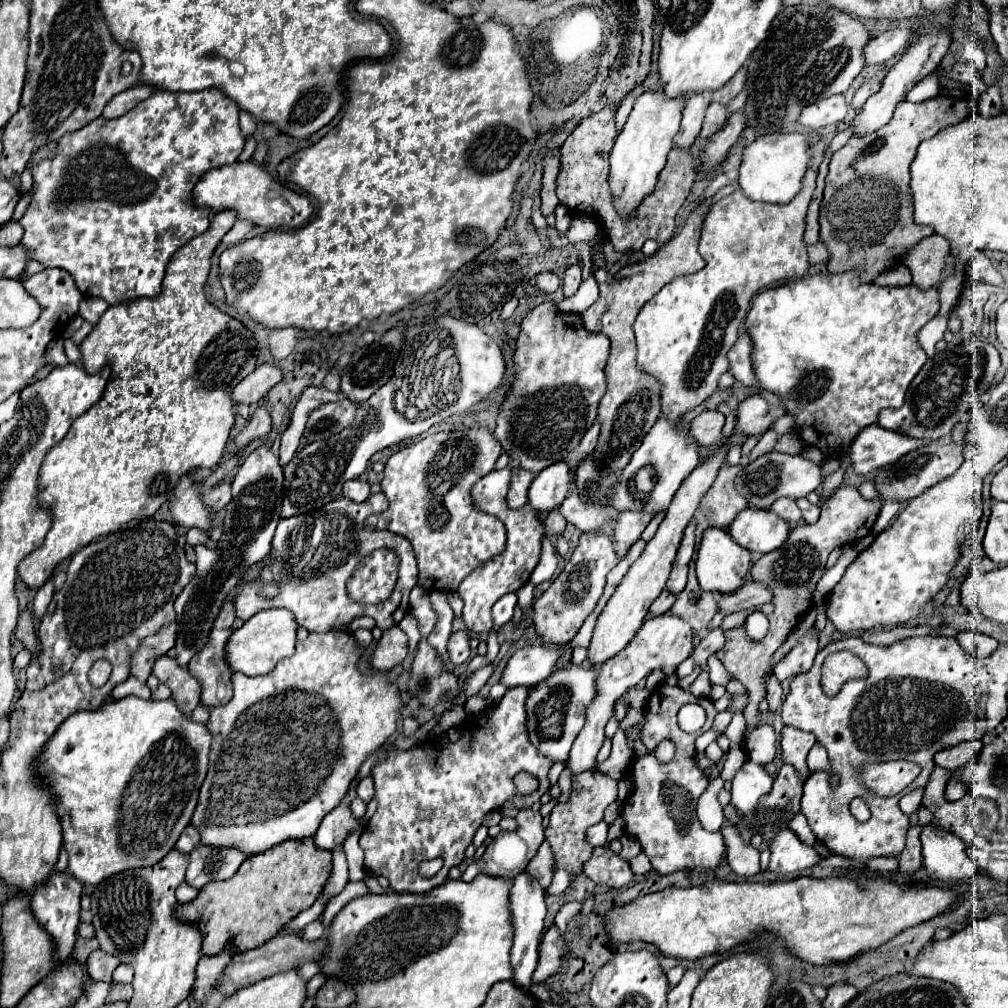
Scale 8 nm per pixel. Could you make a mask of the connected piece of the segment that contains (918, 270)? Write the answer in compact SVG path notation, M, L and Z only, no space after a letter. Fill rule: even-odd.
M930 235L922 239L904 259L902 263L912 273L912 283L922 289L930 289L942 281L942 271L946 267L946 259L950 257L950 241L942 235Z

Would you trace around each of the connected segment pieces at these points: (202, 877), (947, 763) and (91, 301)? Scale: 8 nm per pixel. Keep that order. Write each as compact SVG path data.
M198 845L190 853L190 865L186 871L186 883L202 889L204 885L212 881L230 879L238 867L248 857L238 851L238 847L210 847L210 845Z
M966 741L960 743L956 747L944 749L938 755L934 755L934 763L948 769L948 771L956 771L960 767L964 767L966 763L972 761L972 757L982 749L982 741Z
M84 297L80 303L78 315L84 321L98 323L100 315L106 311L109 304L100 297Z

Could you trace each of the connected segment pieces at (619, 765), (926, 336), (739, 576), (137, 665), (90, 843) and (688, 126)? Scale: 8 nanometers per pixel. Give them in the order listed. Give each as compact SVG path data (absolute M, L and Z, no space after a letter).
M616 731L616 735L612 737L610 757L604 763L598 763L598 765L600 765L600 771L604 771L606 775L612 775L612 779L618 781L628 771L628 767L632 763L632 757L634 757L634 751L628 747L624 731Z
M934 317L930 323L926 323L918 331L918 335L916 335L918 345L928 353L928 357L934 355L934 345L942 339L942 335L946 331L946 321L948 321L948 317Z
M706 529L700 549L698 549L698 559L696 559L696 575L698 583L704 591L718 591L718 593L734 593L738 591L750 573L750 551L740 547L726 531L722 529Z
M170 623L170 625L162 627L156 635L150 635L150 637L142 639L138 651L132 657L132 675L136 679L146 681L150 677L156 659L162 657L162 655L166 655L168 649L174 647L176 633L178 633L176 623Z
M126 697L106 703L96 711L70 715L46 743L38 769L40 775L46 775L46 781L58 797L70 875L82 883L98 885L120 871L152 867L162 861L174 849L184 827L190 825L198 791L208 771L210 745L212 737L208 727L182 715L172 697L166 701Z
M702 91L702 93L694 93L688 97L686 107L682 111L682 123L680 123L680 131L674 137L674 145L676 147L690 147L696 137L700 135L700 127L702 127L702 119L704 119L704 111L706 107L712 103L710 93Z

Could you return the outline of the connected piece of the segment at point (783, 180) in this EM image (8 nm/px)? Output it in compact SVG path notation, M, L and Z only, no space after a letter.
M770 133L758 137L744 149L740 165L740 189L752 201L786 205L802 187L802 177L810 163L808 137L802 133Z

